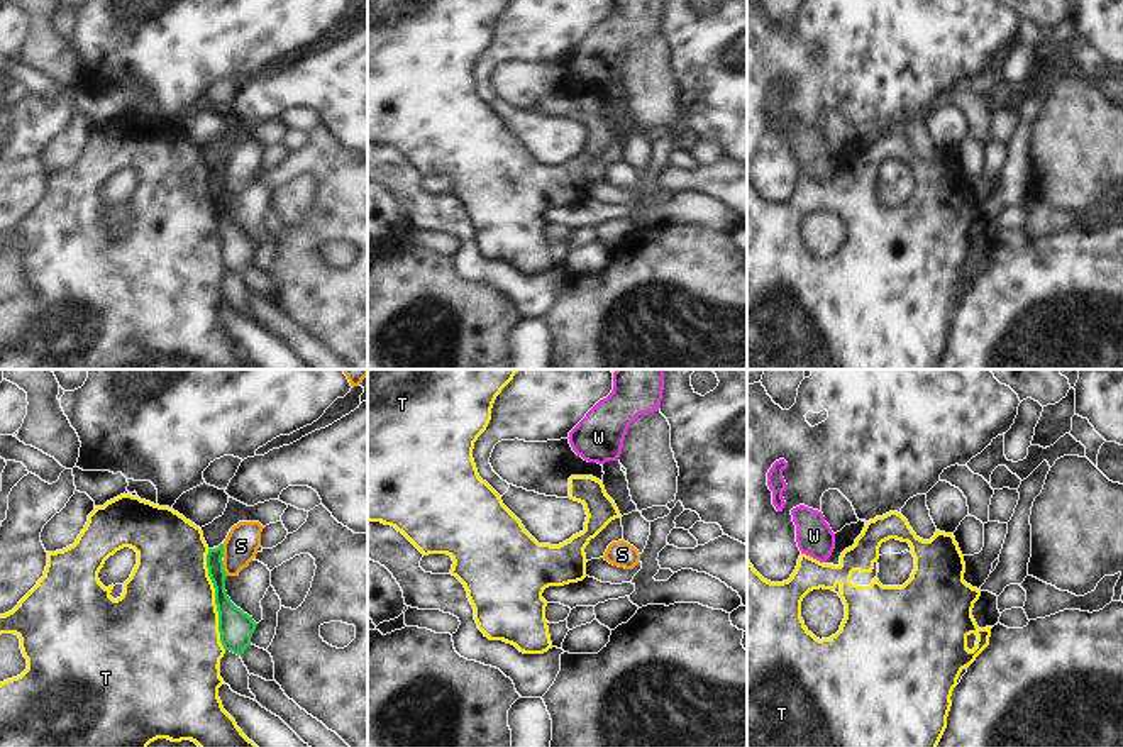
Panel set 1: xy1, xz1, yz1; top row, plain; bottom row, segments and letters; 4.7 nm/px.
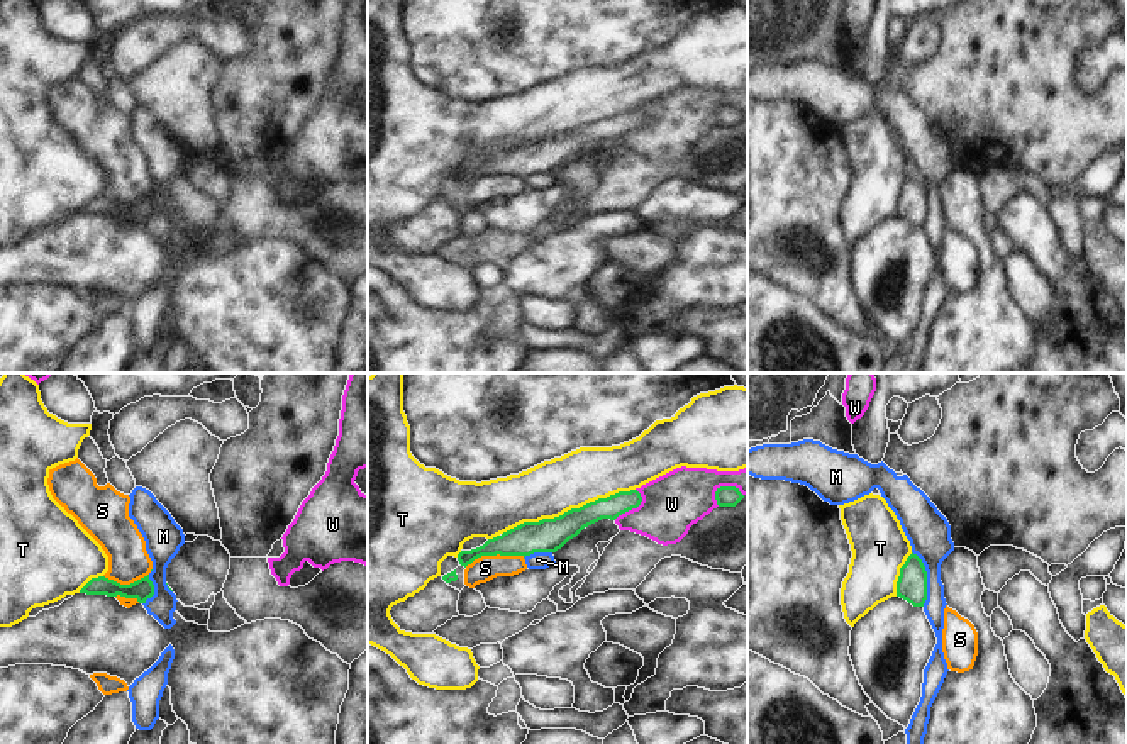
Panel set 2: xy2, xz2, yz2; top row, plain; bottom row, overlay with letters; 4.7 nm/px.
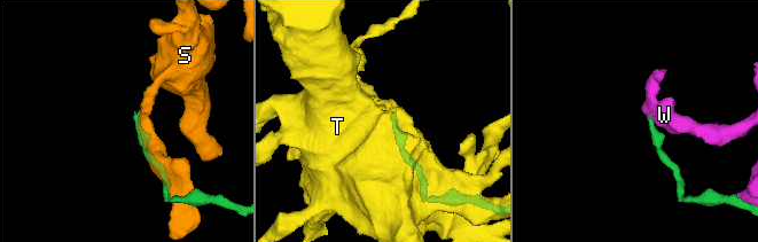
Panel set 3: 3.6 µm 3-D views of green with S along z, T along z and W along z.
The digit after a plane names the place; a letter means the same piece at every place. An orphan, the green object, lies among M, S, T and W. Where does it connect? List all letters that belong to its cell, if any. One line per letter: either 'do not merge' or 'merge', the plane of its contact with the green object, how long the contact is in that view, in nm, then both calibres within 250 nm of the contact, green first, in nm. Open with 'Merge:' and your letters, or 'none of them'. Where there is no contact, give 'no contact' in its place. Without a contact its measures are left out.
Merge: none of them
M: do not merge; meets green in yz2; contact 280 nm long; 140 nm thick on the green side, 200 nm on the other
S: do not merge; meets green in xz2; contact 300 nm long; 150 nm thick on the green side, 120 nm on the other
T: do not merge; meets green in xz2; contact 650 nm long; 160 nm thick on the green side, 260 nm on the other
W: do not merge; meets green in xz2; contact 190 nm long; 110 nm thick on the green side, 280 nm on the other

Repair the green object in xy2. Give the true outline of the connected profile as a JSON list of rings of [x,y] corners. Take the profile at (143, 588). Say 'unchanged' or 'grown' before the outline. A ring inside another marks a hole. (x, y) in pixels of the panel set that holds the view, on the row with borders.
unchanged | [[[149,575],[130,583],[130,585],[120,585],[114,580],[108,580],[105,576],[92,578],[80,593],[86,595],[107,595],[107,597],[125,597],[125,598],[136,598],[139,603],[146,603],[147,598],[154,595],[154,585],[149,580]]]

